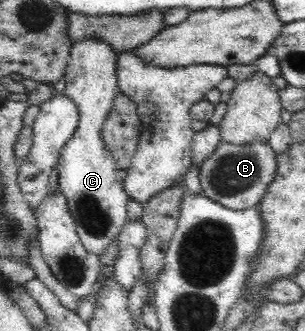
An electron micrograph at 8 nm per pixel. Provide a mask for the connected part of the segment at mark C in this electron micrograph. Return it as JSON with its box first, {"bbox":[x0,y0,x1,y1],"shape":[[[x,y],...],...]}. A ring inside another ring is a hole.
{"bbox":[58,39,129,255],"shape":[[[80,39],[70,48],[63,80],[64,95],[75,103],[78,110],[78,127],[60,153],[58,188],[66,198],[69,212],[75,219],[77,234],[86,250],[93,255],[104,253],[114,237],[118,236],[127,221],[126,205],[129,196],[117,176],[113,156],[102,140],[102,129],[112,109],[119,89],[116,77],[116,53],[101,39]]]}

